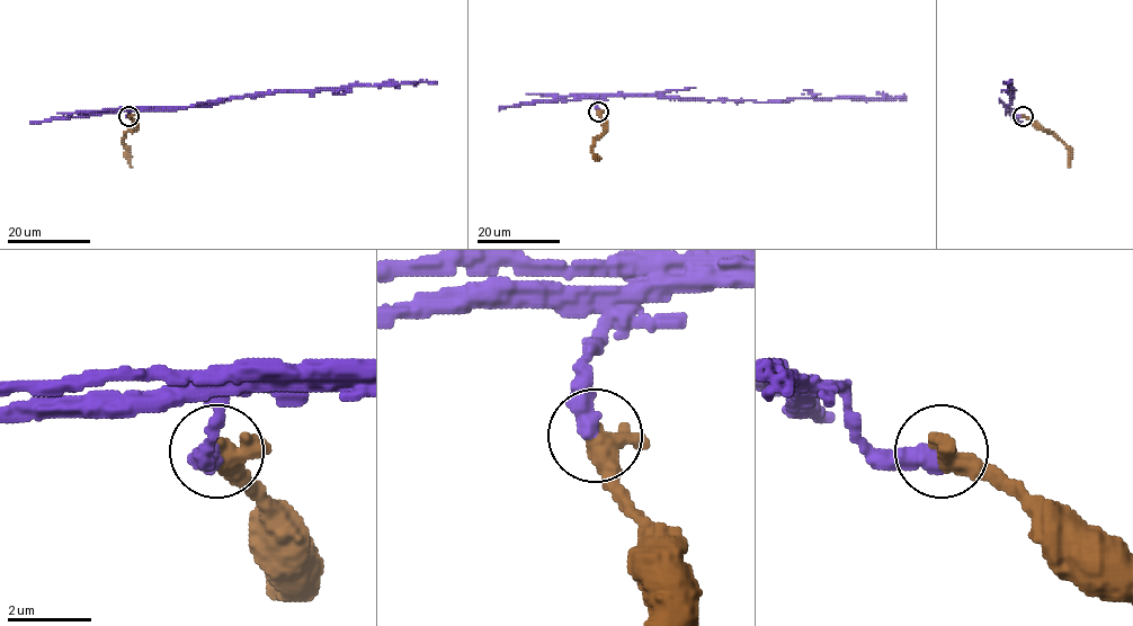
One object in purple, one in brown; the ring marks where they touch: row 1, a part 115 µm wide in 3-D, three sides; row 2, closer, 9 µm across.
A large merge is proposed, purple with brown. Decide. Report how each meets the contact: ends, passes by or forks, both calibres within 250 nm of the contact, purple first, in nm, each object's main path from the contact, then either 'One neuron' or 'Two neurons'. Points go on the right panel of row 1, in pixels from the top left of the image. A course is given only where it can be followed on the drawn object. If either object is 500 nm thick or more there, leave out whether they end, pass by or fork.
At the ring purple ends. At the ring brown passes by. Thickness 460 nm (purple) against 400 nm. Course of purple: (1023, 115), (1007, 108), (1014, 90), (1010, 82), (1007, 83). Course of brown: (1023, 115), (1064, 143), (1070, 167). Two neurons

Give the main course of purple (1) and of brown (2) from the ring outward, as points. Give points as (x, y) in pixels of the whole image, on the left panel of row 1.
1: (128, 115), (131, 109), (215, 105), (234, 98), (287, 90), (436, 83)
2: (128, 115), (134, 127), (126, 133), (123, 143), (133, 167)

